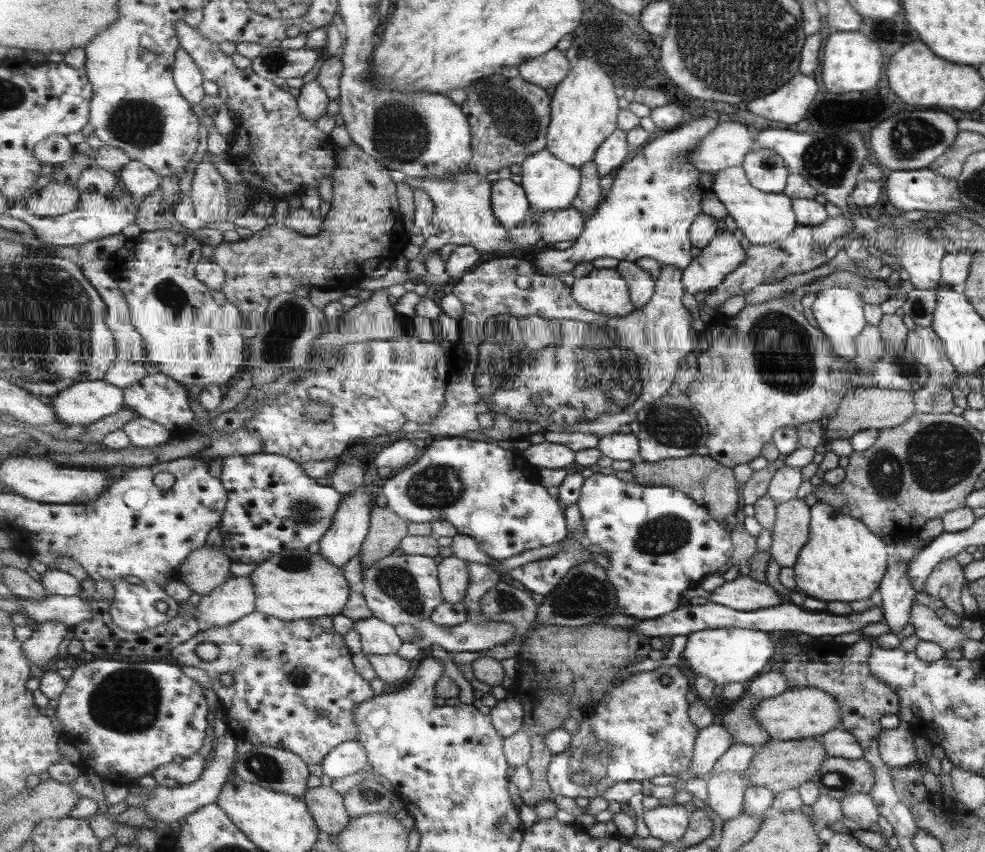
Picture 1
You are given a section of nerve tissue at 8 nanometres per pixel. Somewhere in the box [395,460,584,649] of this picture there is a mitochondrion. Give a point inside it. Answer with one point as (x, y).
(506, 600)

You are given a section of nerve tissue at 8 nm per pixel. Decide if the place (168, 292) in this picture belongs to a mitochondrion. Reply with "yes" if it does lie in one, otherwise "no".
yes

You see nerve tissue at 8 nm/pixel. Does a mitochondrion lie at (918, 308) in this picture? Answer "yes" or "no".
yes

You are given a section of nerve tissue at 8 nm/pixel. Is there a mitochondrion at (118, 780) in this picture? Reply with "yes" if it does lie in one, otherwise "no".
no

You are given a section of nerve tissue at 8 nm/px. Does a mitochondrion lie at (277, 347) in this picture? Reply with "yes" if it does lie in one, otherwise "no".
yes

